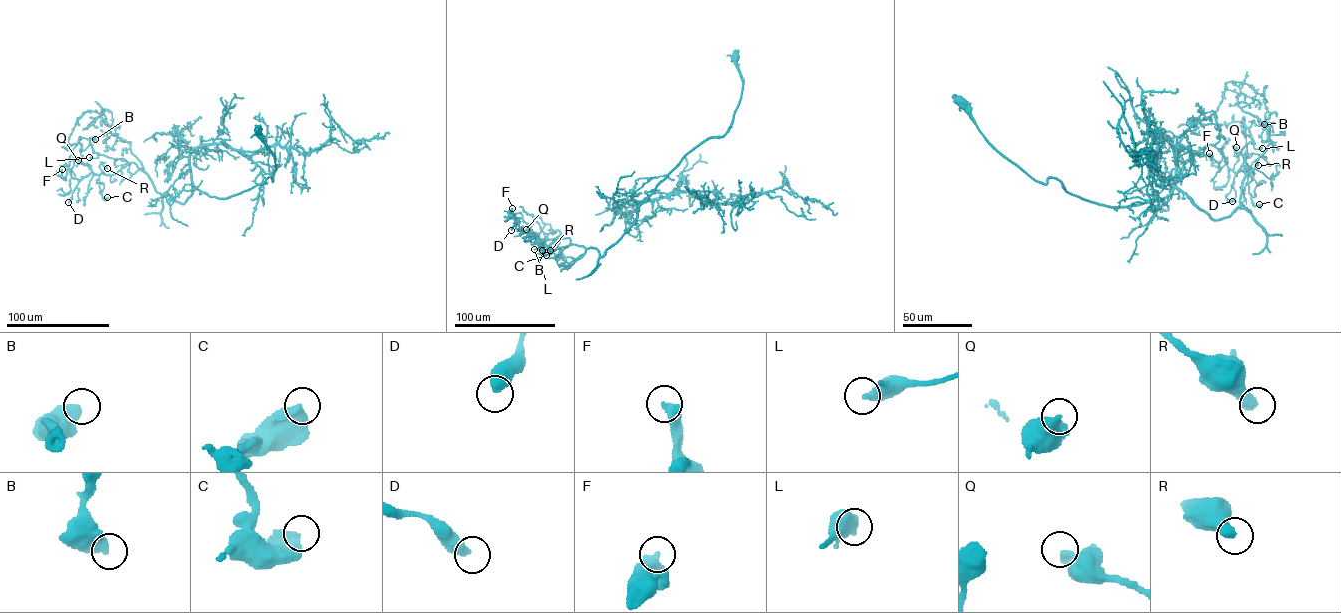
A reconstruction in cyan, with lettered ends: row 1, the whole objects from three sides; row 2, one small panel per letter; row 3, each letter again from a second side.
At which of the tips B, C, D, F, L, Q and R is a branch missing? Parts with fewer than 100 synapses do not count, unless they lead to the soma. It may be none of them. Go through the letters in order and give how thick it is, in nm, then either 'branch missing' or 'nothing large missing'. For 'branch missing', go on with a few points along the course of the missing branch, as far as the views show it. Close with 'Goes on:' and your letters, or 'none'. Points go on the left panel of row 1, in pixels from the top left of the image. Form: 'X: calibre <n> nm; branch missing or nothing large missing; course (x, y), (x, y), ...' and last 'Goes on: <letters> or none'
B: calibre 550 nm; nothing large missing
C: calibre 550 nm; nothing large missing
D: calibre 500 nm; nothing large missing
F: calibre 550 nm; nothing large missing
L: calibre 500 nm; nothing large missing
Q: calibre 440 nm; nothing large missing
R: calibre 440 nm; nothing large missing
Goes on: none

